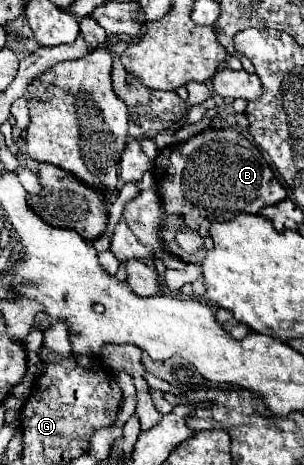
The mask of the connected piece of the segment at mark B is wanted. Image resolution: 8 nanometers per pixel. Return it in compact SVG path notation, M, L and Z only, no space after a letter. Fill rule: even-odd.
M208 128L188 142L162 148L154 160L152 174L162 208L166 212L166 222L160 228L160 238L166 252L186 264L202 264L206 250L202 248L200 252L190 256L188 252L178 248L174 236L182 222L200 232L206 244L210 240L210 222L226 222L238 216L236 212L258 214L264 206L278 204L286 198L284 186L266 164L262 152L242 132L232 128ZM178 214L184 214L184 220Z

